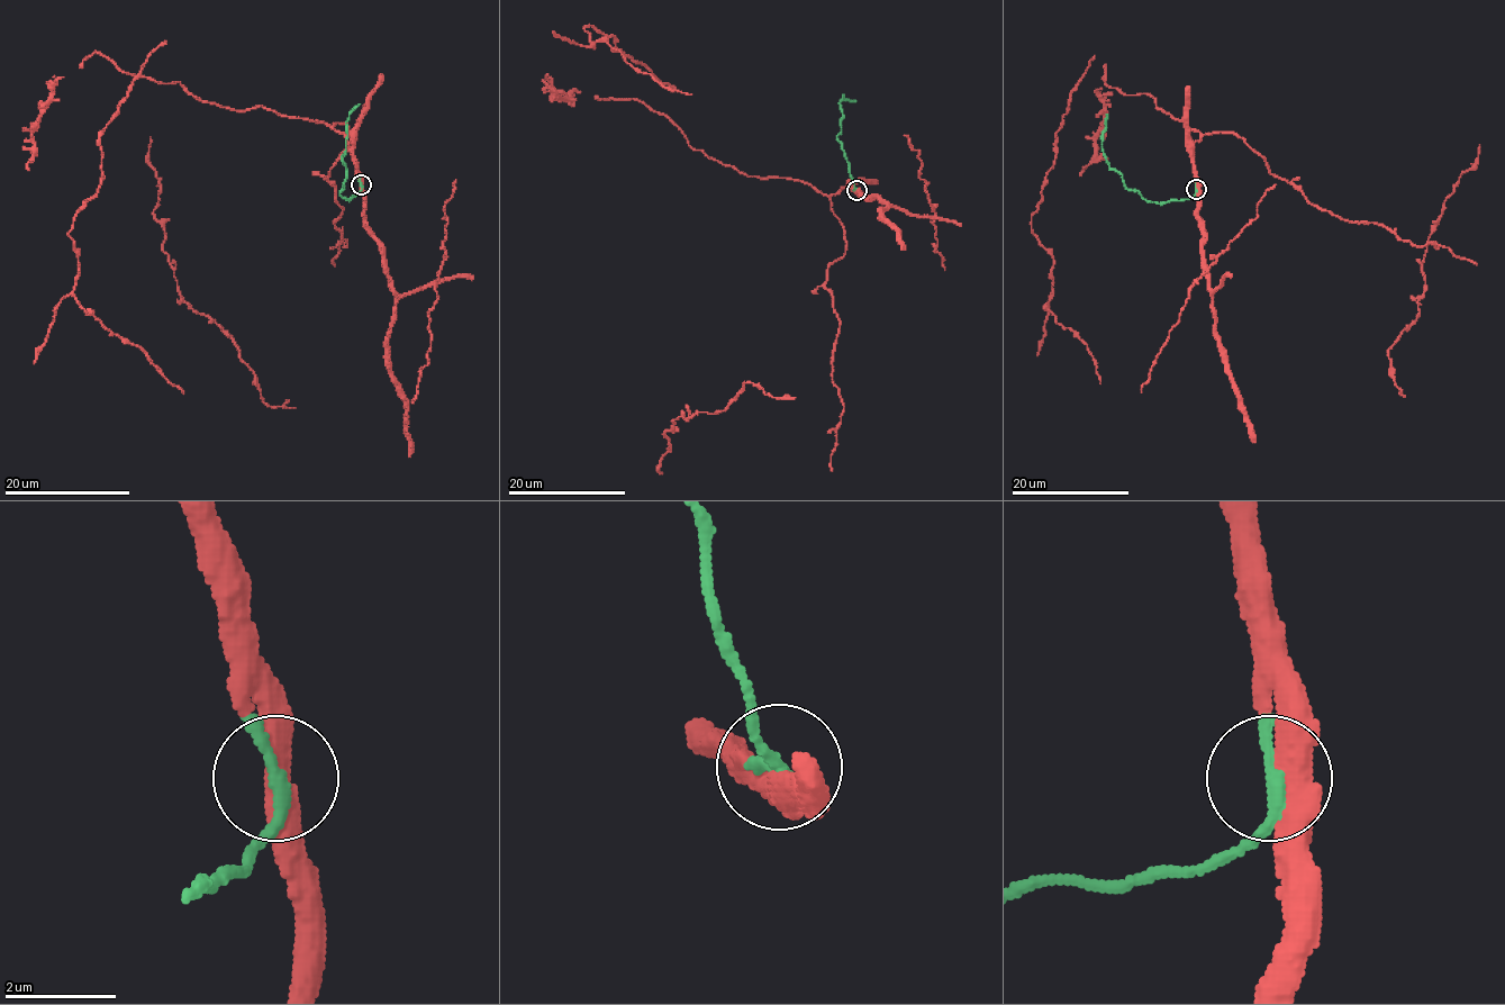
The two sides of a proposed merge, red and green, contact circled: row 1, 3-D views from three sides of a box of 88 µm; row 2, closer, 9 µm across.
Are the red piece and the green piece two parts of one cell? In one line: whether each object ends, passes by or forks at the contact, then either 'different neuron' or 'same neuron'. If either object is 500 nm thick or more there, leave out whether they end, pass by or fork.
red passes by; green ends there; same neuron

